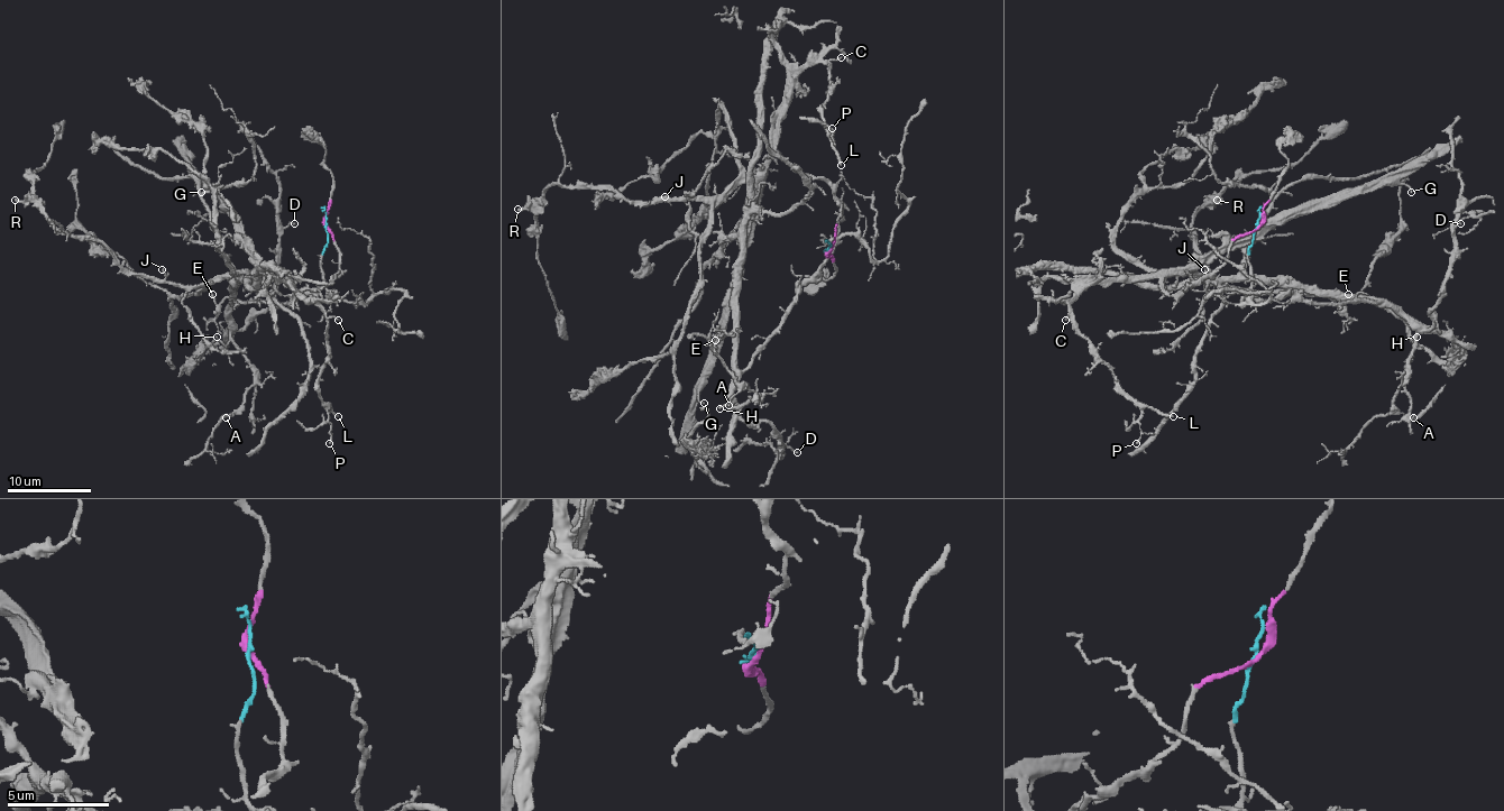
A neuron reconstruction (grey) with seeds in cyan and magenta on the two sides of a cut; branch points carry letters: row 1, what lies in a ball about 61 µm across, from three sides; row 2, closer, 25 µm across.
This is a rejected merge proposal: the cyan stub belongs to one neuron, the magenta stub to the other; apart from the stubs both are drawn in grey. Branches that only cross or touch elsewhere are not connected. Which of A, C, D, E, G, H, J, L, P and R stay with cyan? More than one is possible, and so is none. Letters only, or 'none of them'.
A, D, E, H

